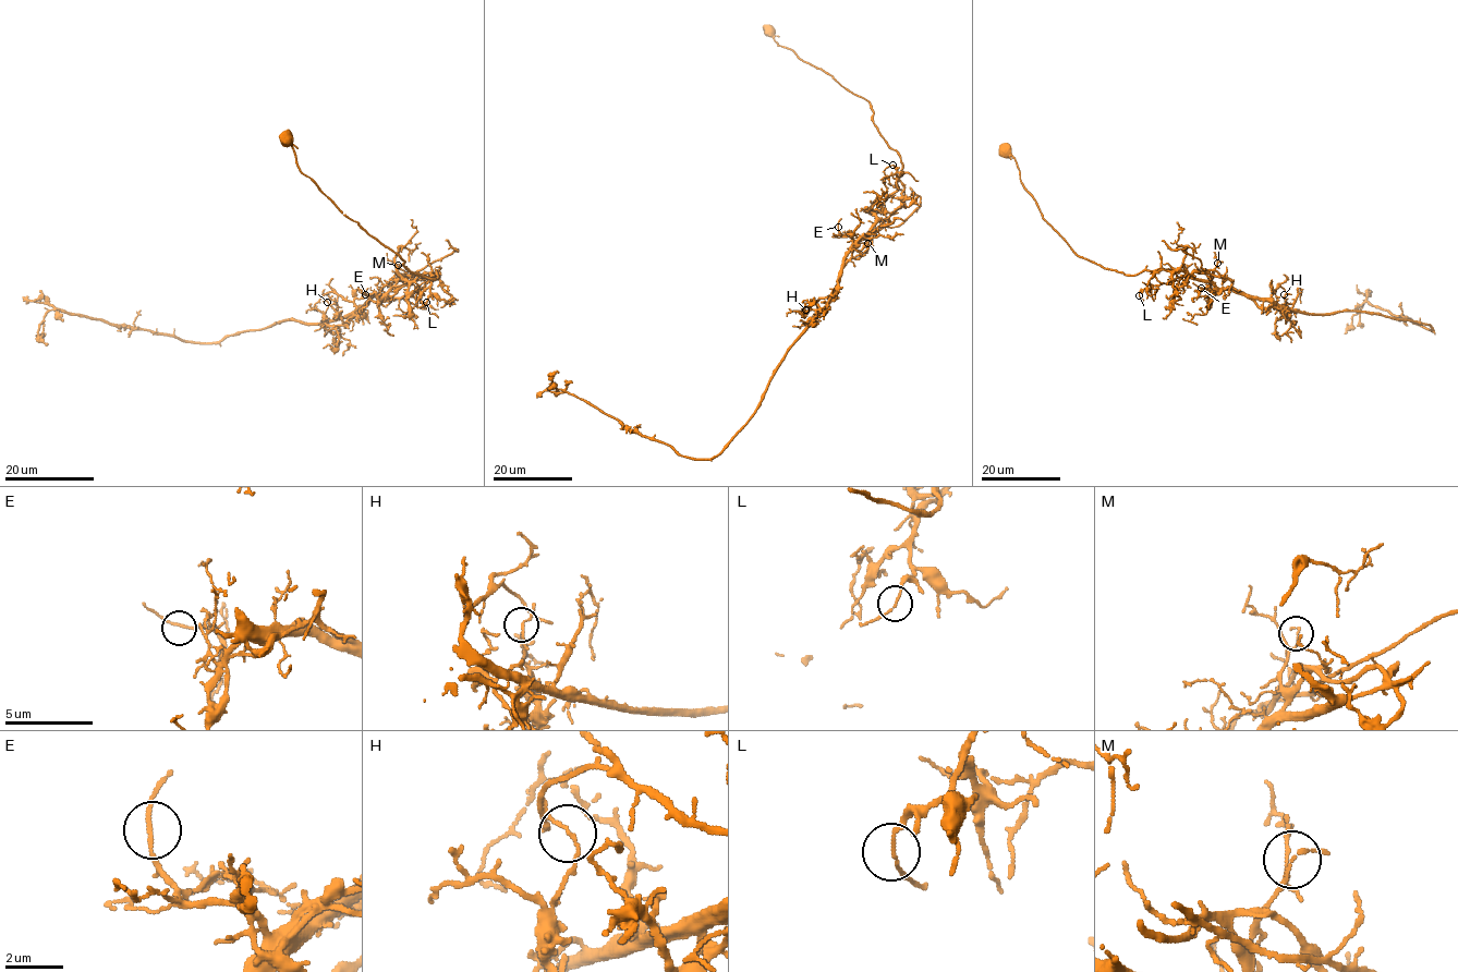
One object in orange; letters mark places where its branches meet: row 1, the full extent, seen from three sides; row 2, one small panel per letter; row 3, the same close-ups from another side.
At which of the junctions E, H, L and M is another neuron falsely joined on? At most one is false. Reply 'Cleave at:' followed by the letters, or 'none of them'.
Cleave at: H

